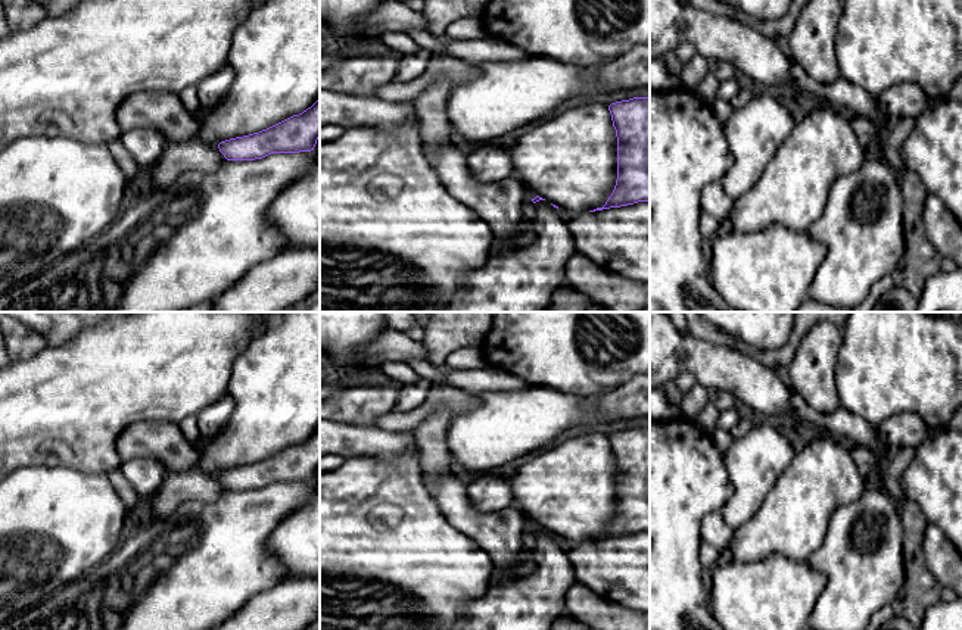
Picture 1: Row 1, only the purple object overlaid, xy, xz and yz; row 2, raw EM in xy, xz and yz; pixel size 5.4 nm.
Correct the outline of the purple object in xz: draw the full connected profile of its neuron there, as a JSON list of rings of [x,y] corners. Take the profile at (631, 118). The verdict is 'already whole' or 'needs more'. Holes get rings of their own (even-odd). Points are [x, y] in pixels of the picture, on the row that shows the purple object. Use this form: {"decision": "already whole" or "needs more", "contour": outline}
{"decision": "already whole", "contour": [[[650,96],[611,103],[608,110],[617,137],[617,180],[605,205],[589,212],[650,202]]]}

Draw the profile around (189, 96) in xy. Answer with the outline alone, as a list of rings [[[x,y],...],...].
[[[190,85],[187,88],[184,88],[183,91],[178,93],[184,107],[199,116],[202,112],[200,112],[200,102],[199,102],[199,97],[197,97],[197,88],[194,85]]]

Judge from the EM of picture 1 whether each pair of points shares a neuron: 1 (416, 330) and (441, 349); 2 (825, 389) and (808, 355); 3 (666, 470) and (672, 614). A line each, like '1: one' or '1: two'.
1: two
2: one
3: one

